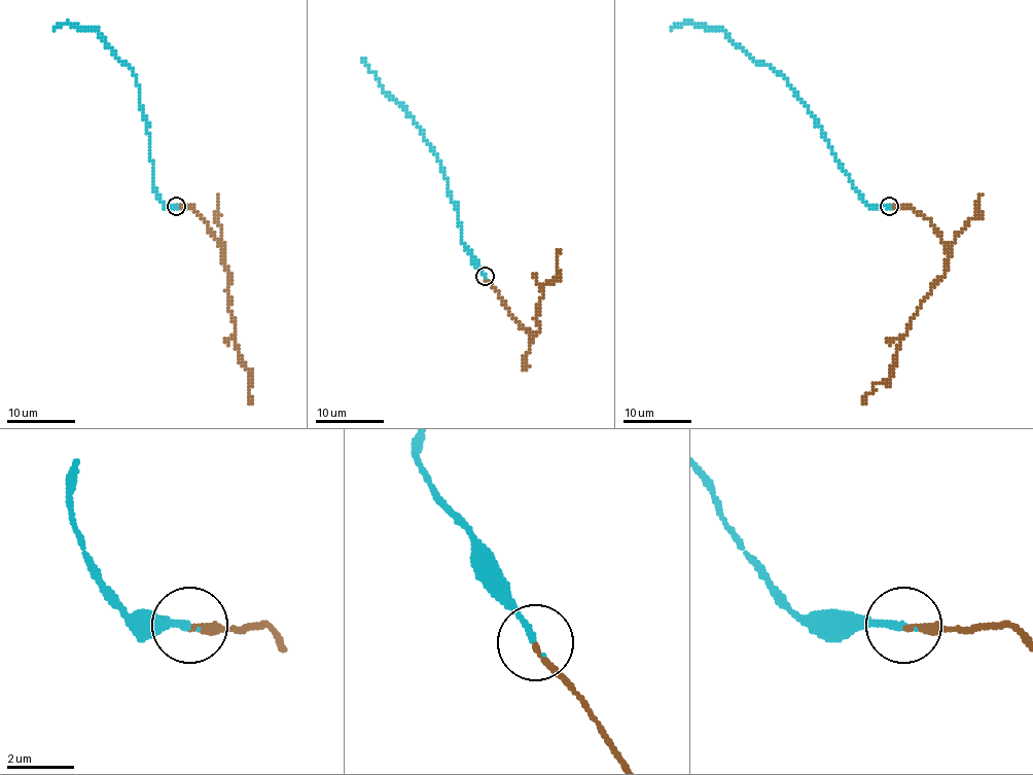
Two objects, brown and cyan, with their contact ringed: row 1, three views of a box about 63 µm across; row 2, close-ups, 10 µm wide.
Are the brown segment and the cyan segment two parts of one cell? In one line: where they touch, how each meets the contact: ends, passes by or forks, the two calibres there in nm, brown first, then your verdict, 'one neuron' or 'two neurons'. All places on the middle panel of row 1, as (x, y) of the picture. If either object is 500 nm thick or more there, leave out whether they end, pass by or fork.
(485, 276) | brown ends | cyan ends | 180/190 nm | one neuron

